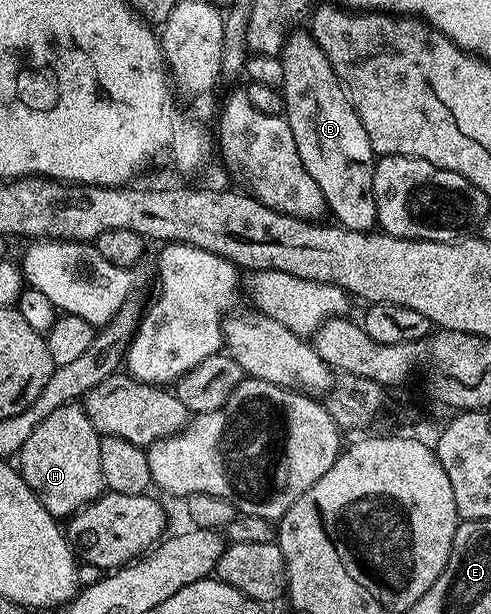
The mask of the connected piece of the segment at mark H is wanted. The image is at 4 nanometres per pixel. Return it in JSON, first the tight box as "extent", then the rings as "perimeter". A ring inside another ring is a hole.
{"extent":[19,402,105,518],"perimeter":[[[77,402],[51,410],[51,414],[35,426],[31,438],[21,447],[19,471],[52,516],[68,518],[101,495],[105,483],[99,466],[100,445],[101,436],[95,426],[91,426],[84,407]]]}

